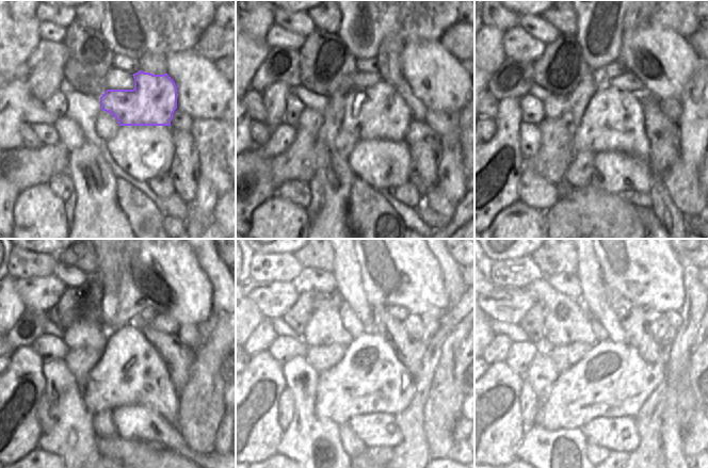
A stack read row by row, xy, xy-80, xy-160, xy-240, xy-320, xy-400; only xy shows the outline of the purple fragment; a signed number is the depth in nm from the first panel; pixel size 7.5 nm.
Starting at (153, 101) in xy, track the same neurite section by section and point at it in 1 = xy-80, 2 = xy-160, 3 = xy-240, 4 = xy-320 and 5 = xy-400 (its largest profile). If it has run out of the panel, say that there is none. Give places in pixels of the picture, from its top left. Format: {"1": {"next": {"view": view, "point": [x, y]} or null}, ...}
{"1": {"next": {"view": "xy-80", "point": [379, 112]}}, "2": {"next": {"view": "xy-160", "point": [613, 120]}}, "3": {"next": {"view": "xy-240", "point": [130, 371]}}, "4": {"next": {"view": "xy-320", "point": [370, 378]}}, "5": {"next": {"view": "xy-400", "point": [611, 381]}}}

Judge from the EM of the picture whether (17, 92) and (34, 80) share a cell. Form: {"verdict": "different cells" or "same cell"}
{"verdict": "different cells"}

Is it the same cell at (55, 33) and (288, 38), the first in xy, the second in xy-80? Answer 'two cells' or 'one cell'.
one cell

